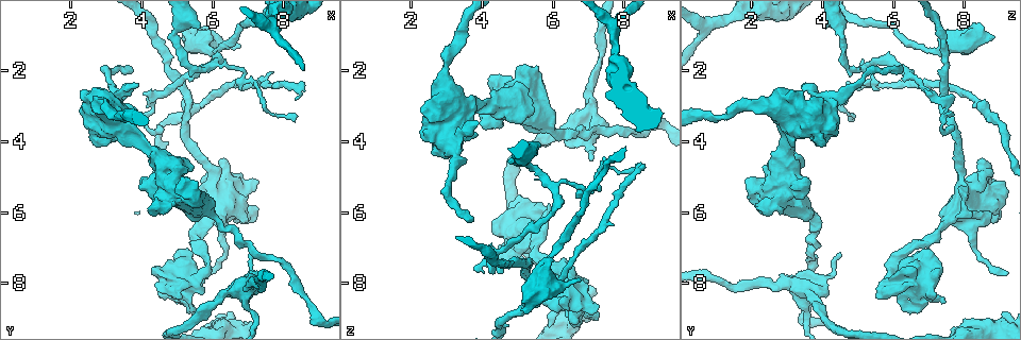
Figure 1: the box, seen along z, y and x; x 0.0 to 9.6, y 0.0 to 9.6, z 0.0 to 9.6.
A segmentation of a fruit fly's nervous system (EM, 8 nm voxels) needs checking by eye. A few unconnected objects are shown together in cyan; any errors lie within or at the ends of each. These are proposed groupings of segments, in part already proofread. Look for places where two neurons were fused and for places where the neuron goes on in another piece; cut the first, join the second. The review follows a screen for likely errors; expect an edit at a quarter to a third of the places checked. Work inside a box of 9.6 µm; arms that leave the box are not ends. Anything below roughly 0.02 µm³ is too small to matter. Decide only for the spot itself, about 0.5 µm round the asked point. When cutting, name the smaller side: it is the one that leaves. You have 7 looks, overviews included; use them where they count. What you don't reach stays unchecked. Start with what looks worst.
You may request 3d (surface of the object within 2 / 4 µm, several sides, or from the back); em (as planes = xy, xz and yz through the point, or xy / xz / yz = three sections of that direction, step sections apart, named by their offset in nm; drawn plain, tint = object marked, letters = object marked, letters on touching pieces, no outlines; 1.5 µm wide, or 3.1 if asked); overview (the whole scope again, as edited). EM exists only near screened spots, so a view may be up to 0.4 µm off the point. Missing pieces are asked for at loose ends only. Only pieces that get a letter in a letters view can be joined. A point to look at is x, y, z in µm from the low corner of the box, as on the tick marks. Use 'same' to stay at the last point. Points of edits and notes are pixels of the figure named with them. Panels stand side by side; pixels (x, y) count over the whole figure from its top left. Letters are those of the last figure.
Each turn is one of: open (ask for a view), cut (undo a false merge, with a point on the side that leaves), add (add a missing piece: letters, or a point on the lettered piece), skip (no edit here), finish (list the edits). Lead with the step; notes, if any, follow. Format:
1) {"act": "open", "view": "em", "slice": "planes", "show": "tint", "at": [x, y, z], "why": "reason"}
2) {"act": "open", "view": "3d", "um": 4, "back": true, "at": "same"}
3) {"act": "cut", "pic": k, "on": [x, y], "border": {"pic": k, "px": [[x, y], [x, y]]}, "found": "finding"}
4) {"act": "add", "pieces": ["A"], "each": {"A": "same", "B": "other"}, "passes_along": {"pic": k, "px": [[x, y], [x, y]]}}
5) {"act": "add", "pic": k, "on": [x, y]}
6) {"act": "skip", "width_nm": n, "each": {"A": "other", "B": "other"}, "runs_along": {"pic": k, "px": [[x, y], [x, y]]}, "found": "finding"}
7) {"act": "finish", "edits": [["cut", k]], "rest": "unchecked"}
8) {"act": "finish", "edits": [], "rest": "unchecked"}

{"act": "open", "view": "em", "slice": "xy", "step": 8, "show": "tint", "at": [3.65, 1.95, 6.25], "why": "long arm stops here"}

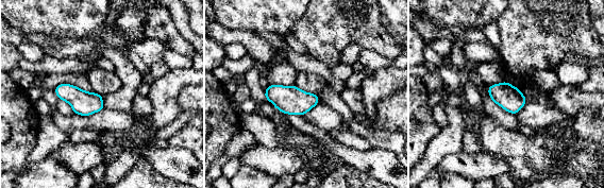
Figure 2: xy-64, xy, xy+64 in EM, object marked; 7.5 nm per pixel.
{"act": "open", "view": "em", "slice": "planes", "show": "letters", "at": "same", "why": "cut it another way"}

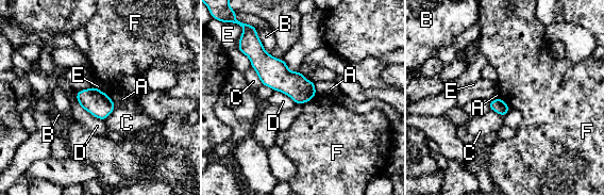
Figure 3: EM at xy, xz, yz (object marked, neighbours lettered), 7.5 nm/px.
{"act": "skip", "each": {"A": "other", "B": "other", "C": "other", "D": "other", "E": "other", "F": "other"}, "border": {"pic": 3, "px": [[316, 93], [302, 104]]}, "found": "no lettered piece goes on from it"}

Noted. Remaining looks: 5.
{"act": "open", "view": "em", "um": 3.1, "slice": "planes", "show": "letters", "at": [5.10, 0.75, 4.50], "why": "thick turns thin"}

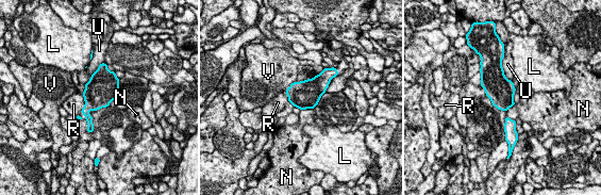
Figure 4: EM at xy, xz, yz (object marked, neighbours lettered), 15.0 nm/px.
{"act": "skip", "width_nm": 400, "each": {"L": "other", "N": "other", "R": "other", "U": "other", "V": "other"}, "border": {"pic": 4, "px": [[313, 108], [301, 110]]}, "found": "one neuron here"}

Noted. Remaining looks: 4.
{"act": "open", "view": "3d", "um": 2, "at": [3.30, 2.65, 4.65], "why": "thick turns thin"}

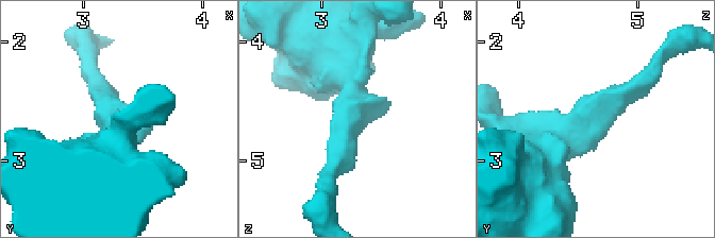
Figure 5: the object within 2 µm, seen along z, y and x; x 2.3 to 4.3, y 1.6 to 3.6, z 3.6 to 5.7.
{"act": "open", "view": "em", "slice": "yz", "step": 4, "show": "letters", "at": [3.26, 2.60, 4.64]}

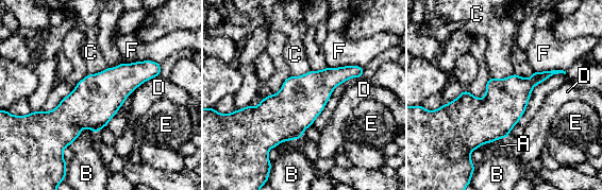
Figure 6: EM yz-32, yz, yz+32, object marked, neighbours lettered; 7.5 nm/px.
{"act": "skip", "width_nm": 320, "each": {"A": "other", "B": "other", "C": "other", "D": "other", "E": "other", "F": "other"}, "border": {"pic": 6, "px": [[514, 73], [500, 79], [491, 78]]}, "found": "all the same neuron"}

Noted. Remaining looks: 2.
{"act": "finish", "edits": [], "rest": "unchecked"}

